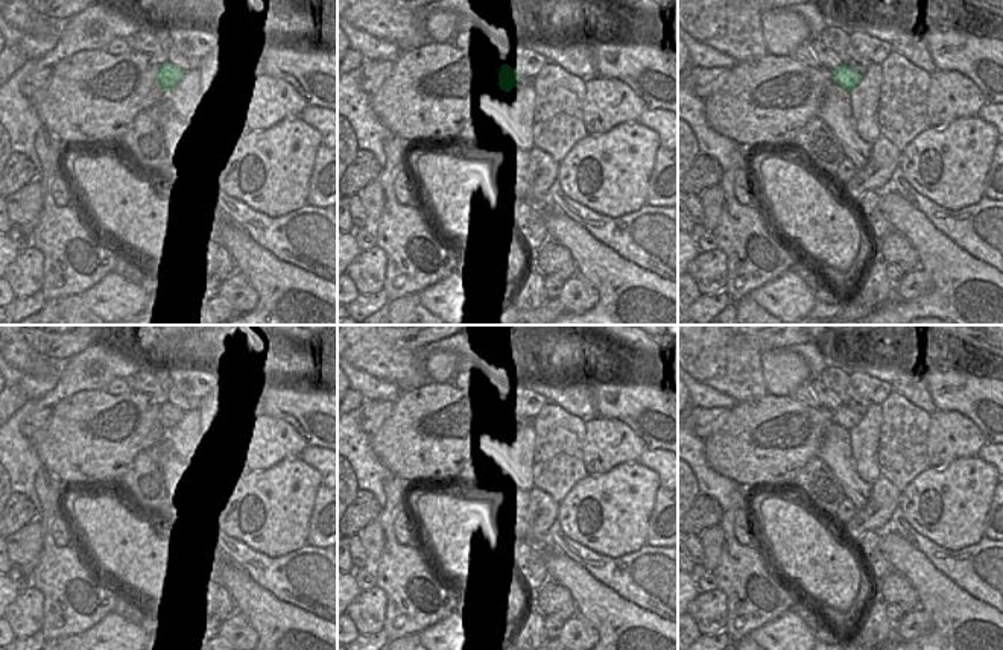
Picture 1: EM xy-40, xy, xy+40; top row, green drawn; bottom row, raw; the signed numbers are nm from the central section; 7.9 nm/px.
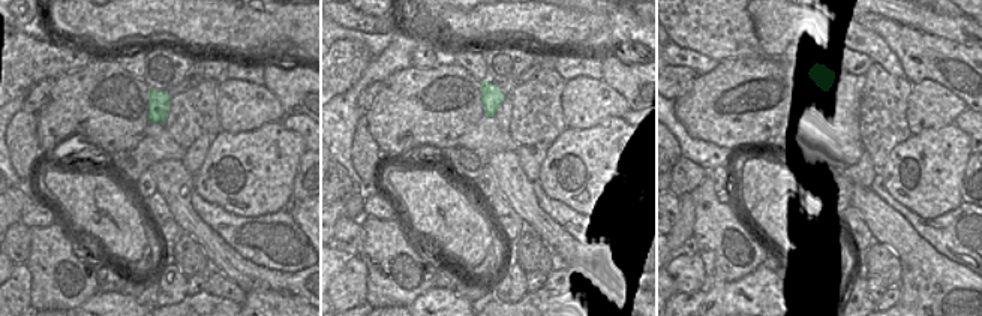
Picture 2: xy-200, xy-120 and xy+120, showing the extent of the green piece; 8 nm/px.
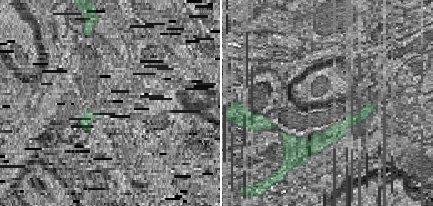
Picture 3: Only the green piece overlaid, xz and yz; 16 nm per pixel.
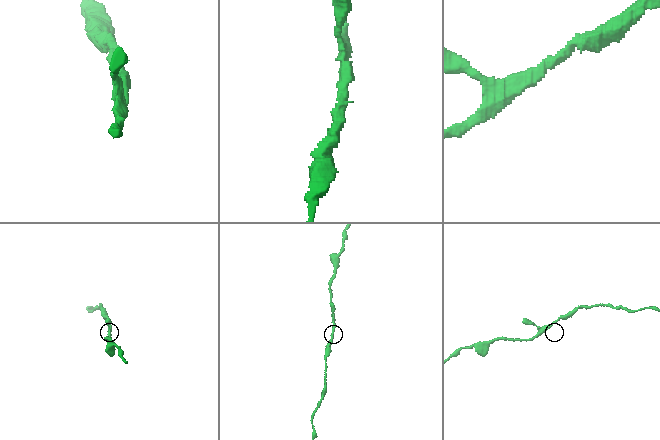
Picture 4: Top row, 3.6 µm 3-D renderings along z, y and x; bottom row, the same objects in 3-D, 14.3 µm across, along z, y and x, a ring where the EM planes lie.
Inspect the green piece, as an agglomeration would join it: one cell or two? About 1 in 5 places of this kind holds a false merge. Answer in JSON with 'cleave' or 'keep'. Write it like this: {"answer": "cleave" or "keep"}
{"answer": "keep"}

